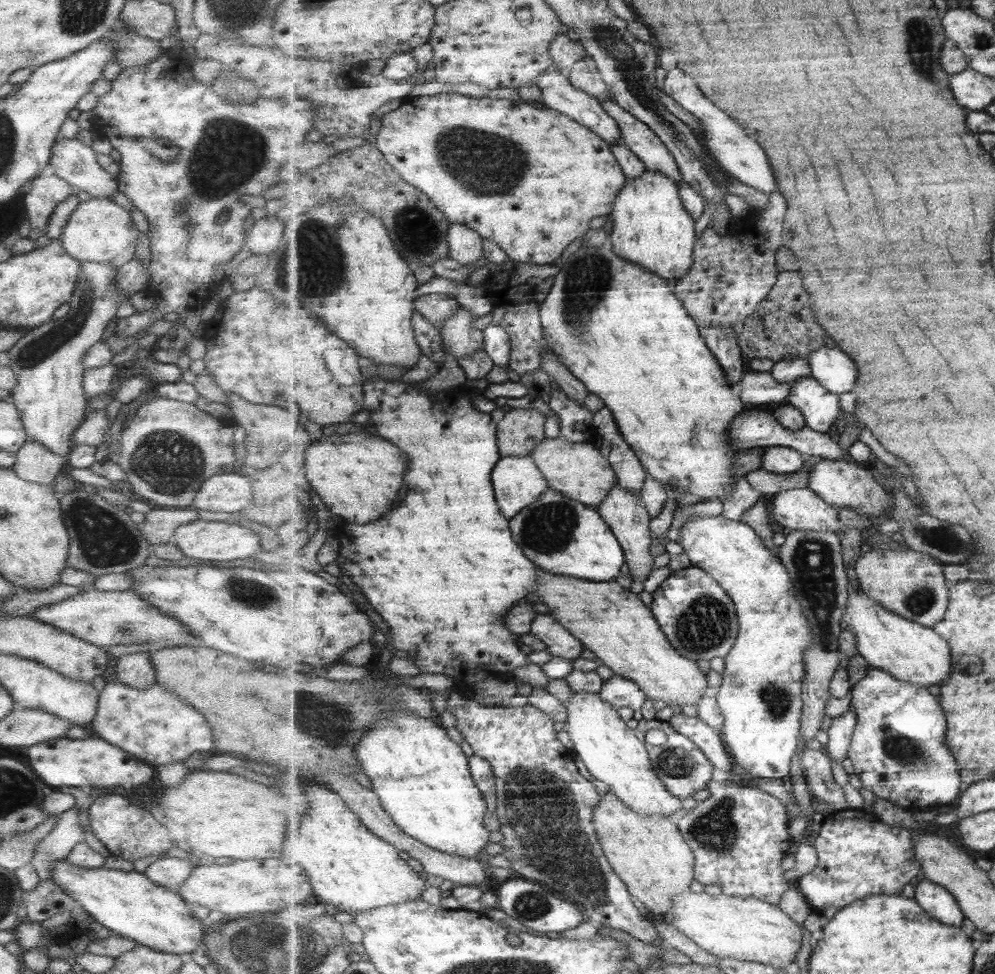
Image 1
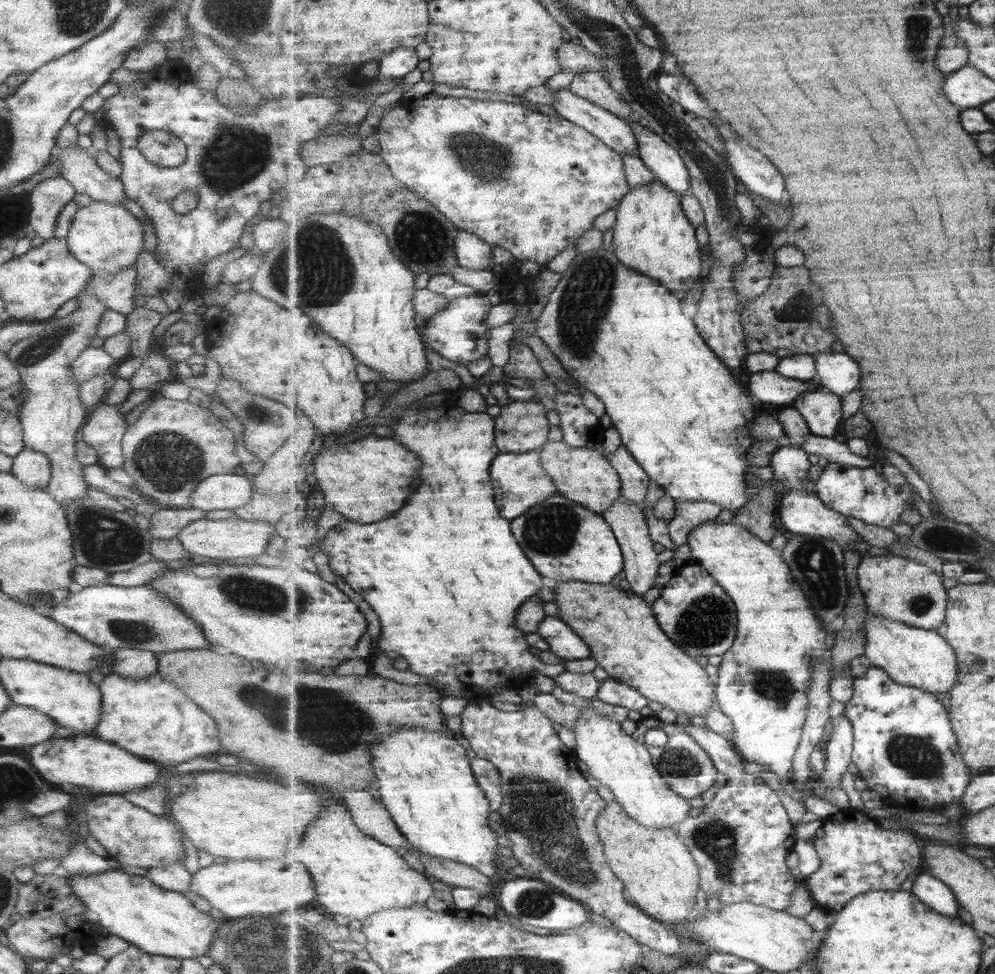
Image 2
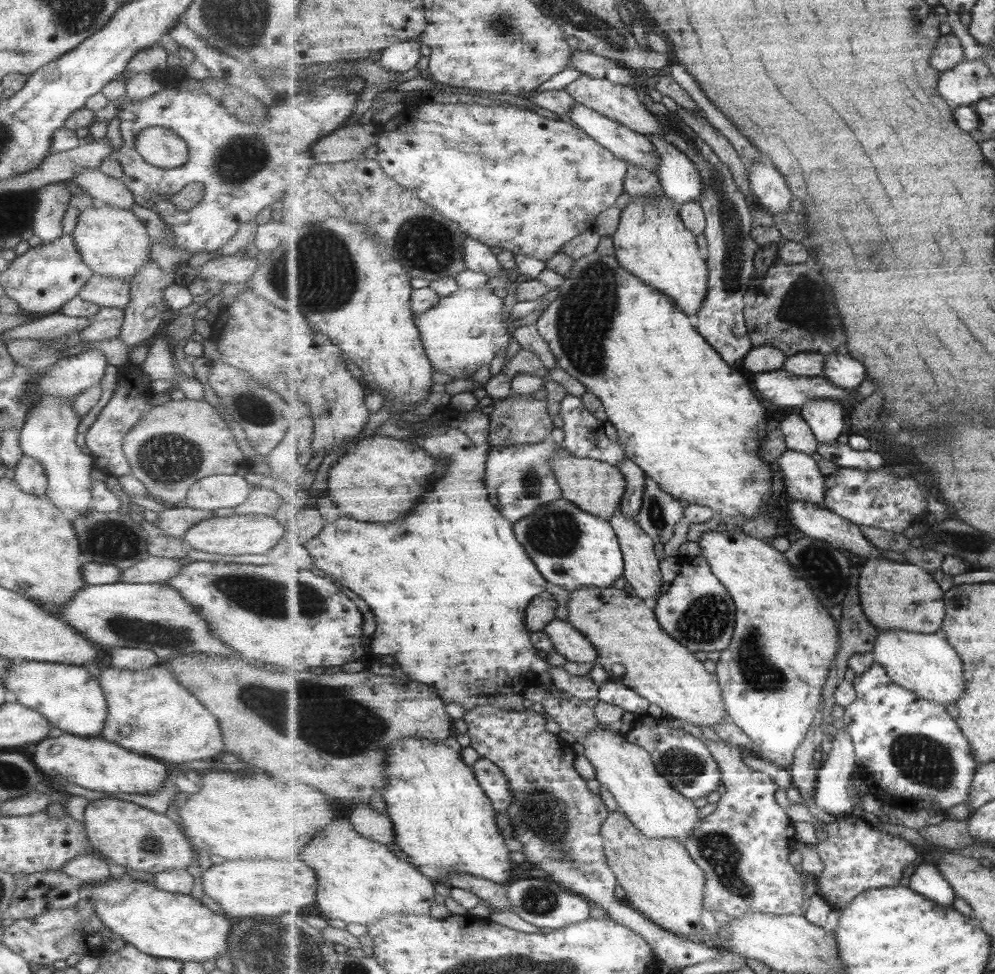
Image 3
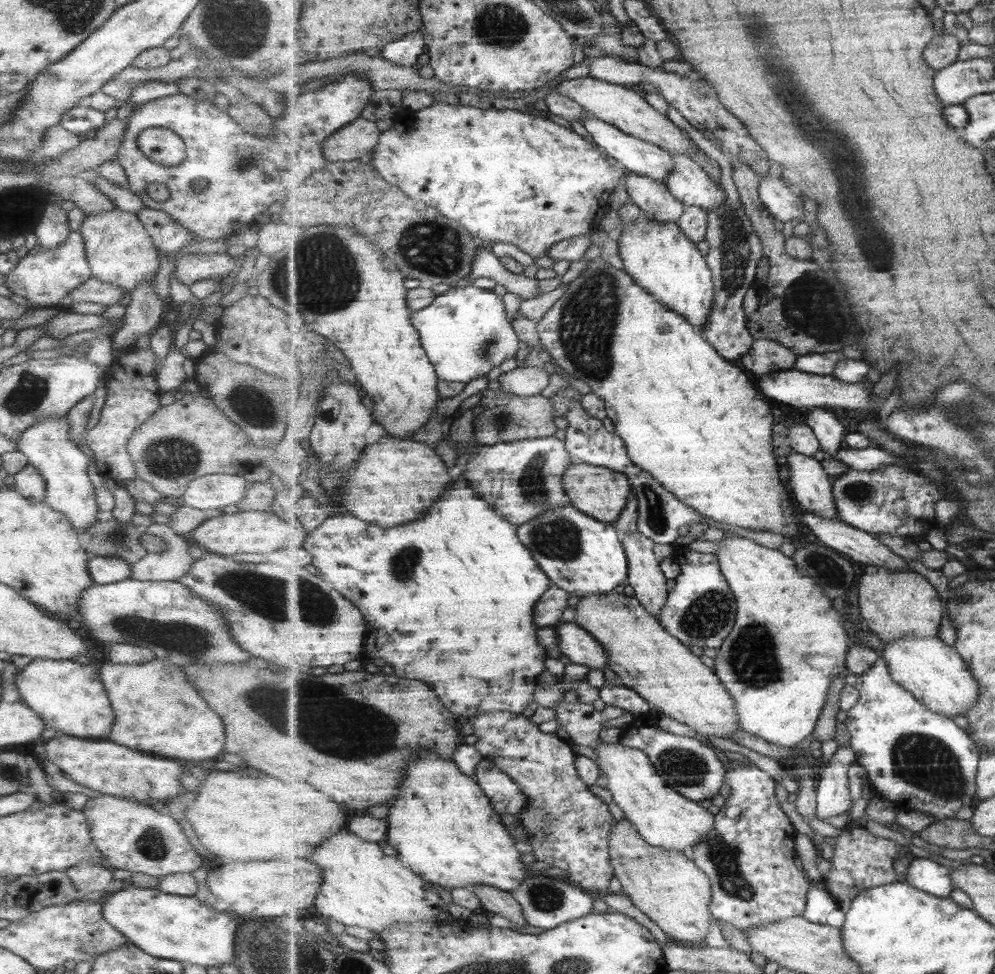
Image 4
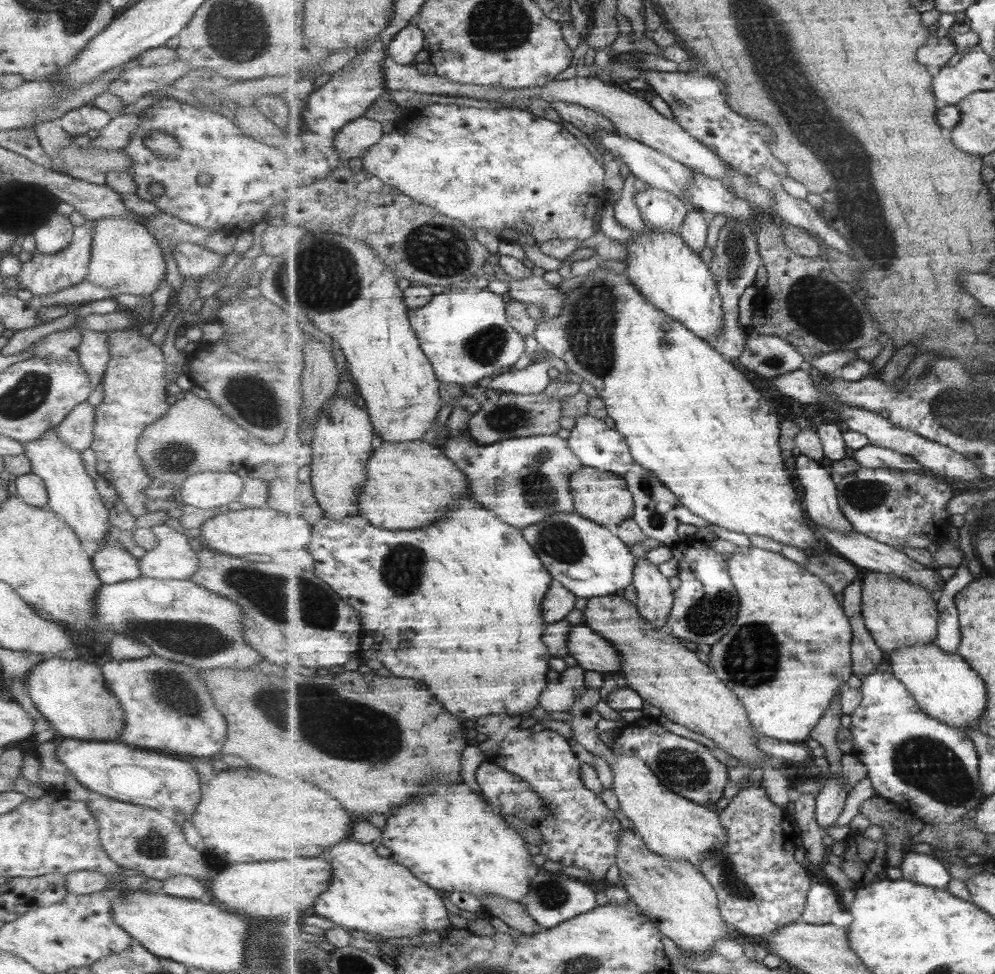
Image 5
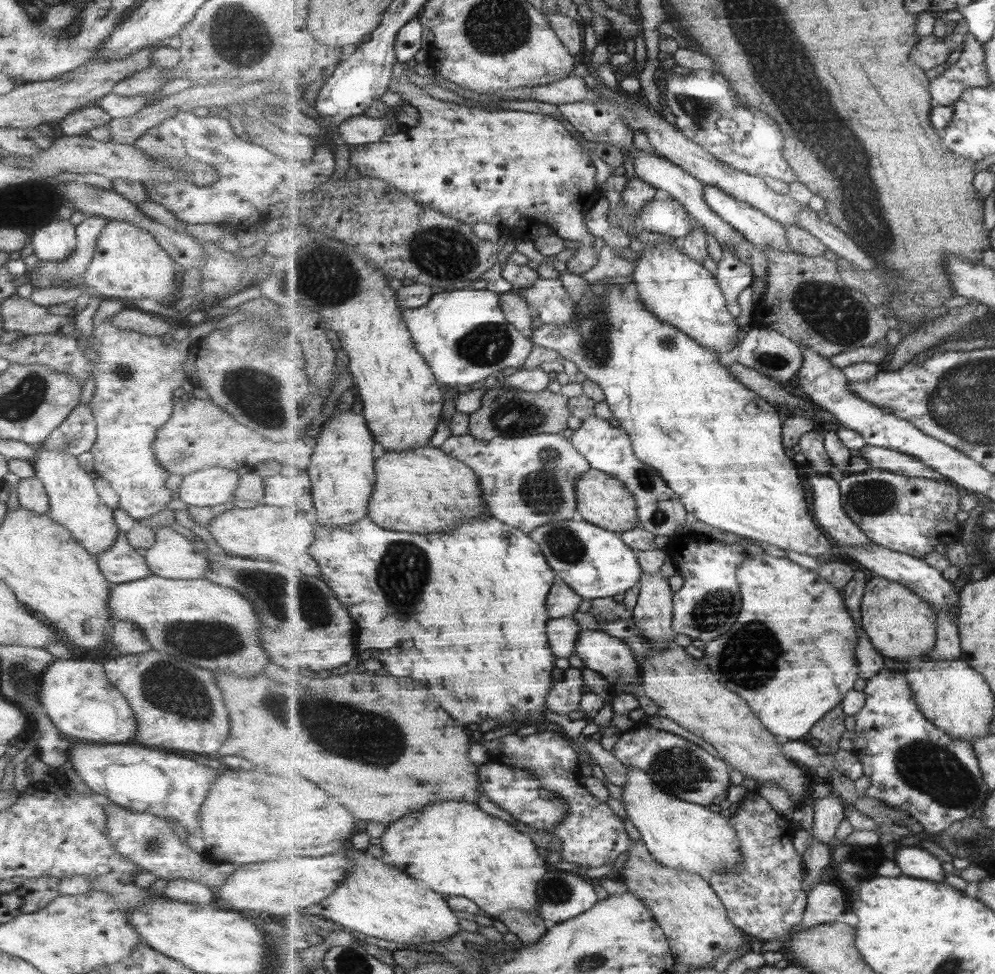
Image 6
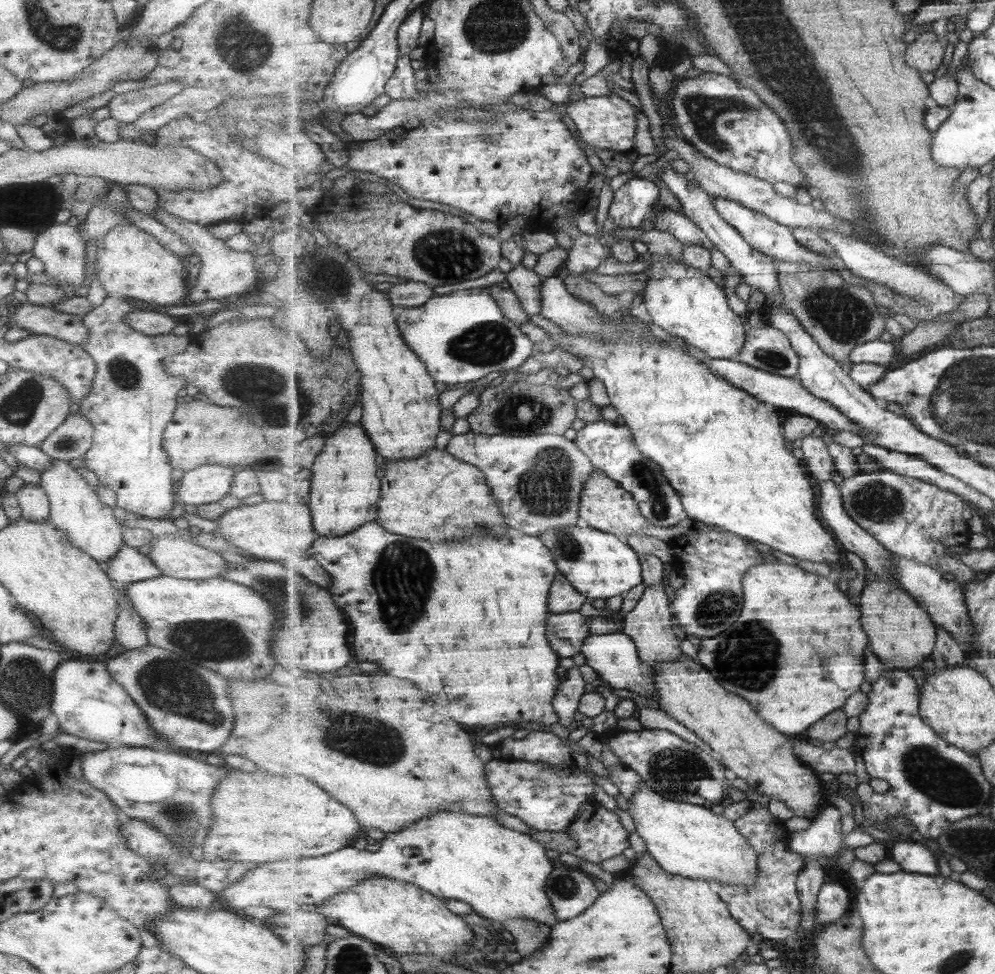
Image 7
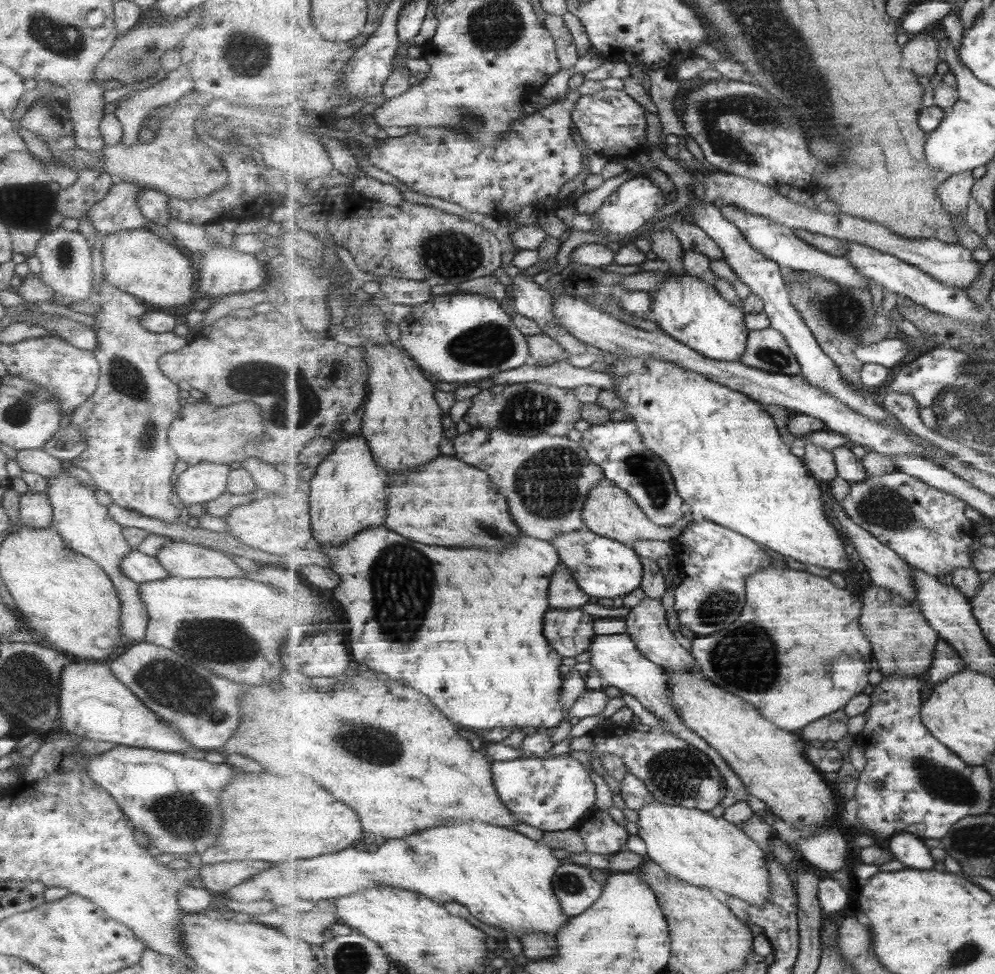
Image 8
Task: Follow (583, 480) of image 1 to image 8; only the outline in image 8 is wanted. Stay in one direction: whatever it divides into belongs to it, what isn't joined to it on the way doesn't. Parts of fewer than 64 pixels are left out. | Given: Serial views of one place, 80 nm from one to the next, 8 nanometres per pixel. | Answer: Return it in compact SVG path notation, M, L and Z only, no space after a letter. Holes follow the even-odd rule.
M608 478L601 480L600 484L590 492L584 506L586 528L599 534L599 536L607 536L613 540L619 540L631 548L633 548L632 544L635 544L638 540L672 541L684 531L684 528L695 517L693 512L688 511L674 526L659 526L645 514L645 511L633 500L633 497L628 492L615 486L614 482Z

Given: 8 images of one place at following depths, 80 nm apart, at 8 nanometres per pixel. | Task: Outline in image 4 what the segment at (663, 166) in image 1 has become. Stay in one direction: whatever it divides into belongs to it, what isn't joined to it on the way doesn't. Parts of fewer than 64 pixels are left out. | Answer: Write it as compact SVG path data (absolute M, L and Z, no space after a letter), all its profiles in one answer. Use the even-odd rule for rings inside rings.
M671 155L675 158L675 169L666 180L667 188L678 198L681 199L686 206L697 206L709 211L712 206L718 206L725 202L725 192L718 182L697 162L683 155Z

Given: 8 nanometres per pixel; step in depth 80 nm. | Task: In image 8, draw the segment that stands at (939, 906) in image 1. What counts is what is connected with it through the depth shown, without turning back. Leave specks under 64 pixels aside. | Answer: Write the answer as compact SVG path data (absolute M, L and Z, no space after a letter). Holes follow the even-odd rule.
M904 831L892 835L889 842L890 851L900 862L905 862L909 868L933 870L936 860L933 860L927 844L920 836Z

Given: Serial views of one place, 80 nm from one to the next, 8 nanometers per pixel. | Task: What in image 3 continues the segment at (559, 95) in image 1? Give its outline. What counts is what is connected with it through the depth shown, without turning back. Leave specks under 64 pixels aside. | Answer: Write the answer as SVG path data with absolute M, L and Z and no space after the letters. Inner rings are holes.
M575 102L569 118L585 133L605 146L615 156L625 160L628 165L637 165L655 172L659 165L659 154L649 138L626 128L601 113Z

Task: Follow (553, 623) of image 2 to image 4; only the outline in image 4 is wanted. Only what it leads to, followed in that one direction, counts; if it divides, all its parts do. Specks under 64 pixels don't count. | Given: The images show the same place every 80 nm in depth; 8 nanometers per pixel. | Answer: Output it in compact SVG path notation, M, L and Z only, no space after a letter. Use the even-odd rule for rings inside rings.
M560 621L554 625L559 636L559 646L573 664L584 664L590 669L605 668L610 656L599 640L595 640L585 628L576 622Z

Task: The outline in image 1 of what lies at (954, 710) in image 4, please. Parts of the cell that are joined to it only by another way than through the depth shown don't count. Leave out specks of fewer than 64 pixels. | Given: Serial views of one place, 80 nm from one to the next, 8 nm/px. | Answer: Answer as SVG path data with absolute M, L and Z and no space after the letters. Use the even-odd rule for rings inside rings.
M849 584L848 590L845 626L855 632L859 652L872 667L892 673L897 680L928 689L937 688L948 679L947 676L953 670L953 660L950 644L944 637L933 628L885 609L869 594L863 593L860 587Z

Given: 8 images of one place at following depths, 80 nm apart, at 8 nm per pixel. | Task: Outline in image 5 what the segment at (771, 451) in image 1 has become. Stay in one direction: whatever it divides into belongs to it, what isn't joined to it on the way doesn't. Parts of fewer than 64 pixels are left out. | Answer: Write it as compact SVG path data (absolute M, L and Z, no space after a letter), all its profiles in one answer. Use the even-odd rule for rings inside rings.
M804 454L796 457L793 471L810 519L833 532L854 532L853 523L841 508L840 492L831 471Z

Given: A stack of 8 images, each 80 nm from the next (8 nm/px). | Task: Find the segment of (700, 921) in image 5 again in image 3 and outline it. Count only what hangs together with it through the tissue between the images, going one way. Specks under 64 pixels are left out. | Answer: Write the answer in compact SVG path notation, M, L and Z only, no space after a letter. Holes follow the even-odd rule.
M619 808L611 811L602 832L609 866L625 892L626 902L679 937L702 938L705 928L701 912L708 877L682 842L675 838L653 839L645 836Z

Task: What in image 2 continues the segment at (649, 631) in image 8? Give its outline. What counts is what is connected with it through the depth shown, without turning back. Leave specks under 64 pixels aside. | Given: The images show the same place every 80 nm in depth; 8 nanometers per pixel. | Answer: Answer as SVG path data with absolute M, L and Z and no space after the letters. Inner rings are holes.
M620 496L613 506L603 514L605 520L611 525L622 551L624 552L625 579L632 585L635 595L645 597L655 587L659 566L661 566L660 554L655 550L655 541L651 538L649 525L645 516L643 505L635 504Z

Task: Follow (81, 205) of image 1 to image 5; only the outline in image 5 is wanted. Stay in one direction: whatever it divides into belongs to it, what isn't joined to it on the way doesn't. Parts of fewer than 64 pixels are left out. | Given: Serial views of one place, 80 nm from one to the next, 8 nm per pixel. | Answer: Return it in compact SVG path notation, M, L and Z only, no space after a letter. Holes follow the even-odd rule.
M121 217L89 221L91 227L90 259L84 280L108 290L110 296L131 294L150 296L164 282L165 259L155 238L143 226Z

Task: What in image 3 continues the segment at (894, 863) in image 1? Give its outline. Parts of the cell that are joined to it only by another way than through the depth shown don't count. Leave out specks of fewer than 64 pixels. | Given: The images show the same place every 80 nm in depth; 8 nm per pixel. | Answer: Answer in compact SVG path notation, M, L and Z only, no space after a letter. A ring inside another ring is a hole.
M854 813L837 817L835 822L825 825L823 838L815 848L826 864L825 870L818 874L819 894L839 910L849 908L853 900L865 891L899 886L903 868L919 860L917 848L907 840L877 831Z

